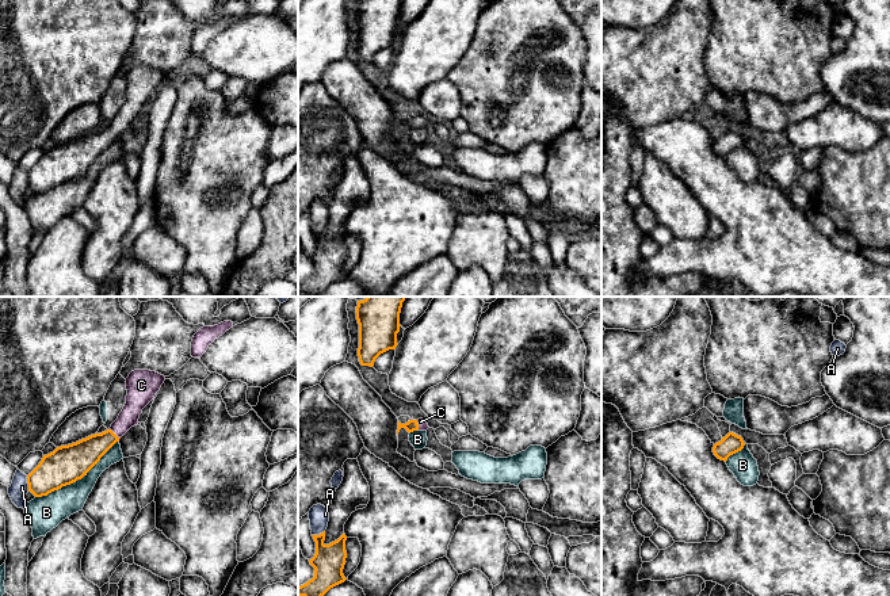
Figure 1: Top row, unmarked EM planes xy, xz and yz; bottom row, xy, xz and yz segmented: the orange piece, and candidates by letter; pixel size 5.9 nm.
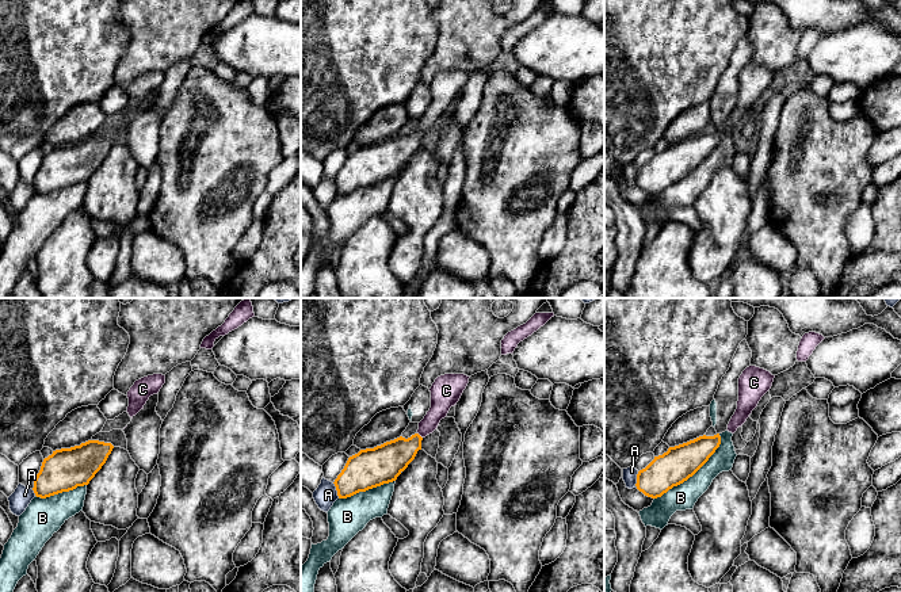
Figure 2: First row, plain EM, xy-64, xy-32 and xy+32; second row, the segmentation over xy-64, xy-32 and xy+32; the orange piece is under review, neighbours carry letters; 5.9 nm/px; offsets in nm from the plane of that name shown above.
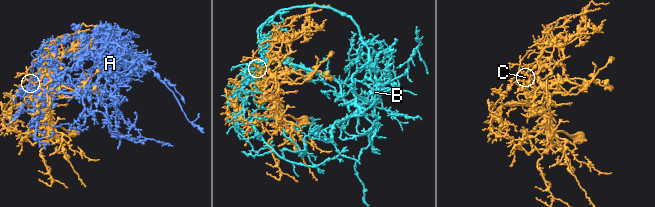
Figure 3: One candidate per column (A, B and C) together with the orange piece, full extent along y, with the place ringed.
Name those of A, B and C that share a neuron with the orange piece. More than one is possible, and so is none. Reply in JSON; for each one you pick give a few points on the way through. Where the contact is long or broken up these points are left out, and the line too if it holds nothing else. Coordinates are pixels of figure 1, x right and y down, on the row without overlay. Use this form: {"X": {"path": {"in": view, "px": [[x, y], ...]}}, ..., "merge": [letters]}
{"C": {"path": {"in": "xy", "px": [[80, 153], [102, 140], [113, 129], [129, 113], [137, 95]]}}, "merge": ["C"]}

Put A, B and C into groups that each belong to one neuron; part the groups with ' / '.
A / B / C

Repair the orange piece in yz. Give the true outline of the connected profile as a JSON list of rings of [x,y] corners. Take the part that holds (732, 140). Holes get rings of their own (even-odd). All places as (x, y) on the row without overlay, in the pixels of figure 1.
[[[729,129],[721,138],[715,140],[713,144],[714,152],[721,157],[727,157],[727,154],[744,145],[745,140],[741,133]]]

